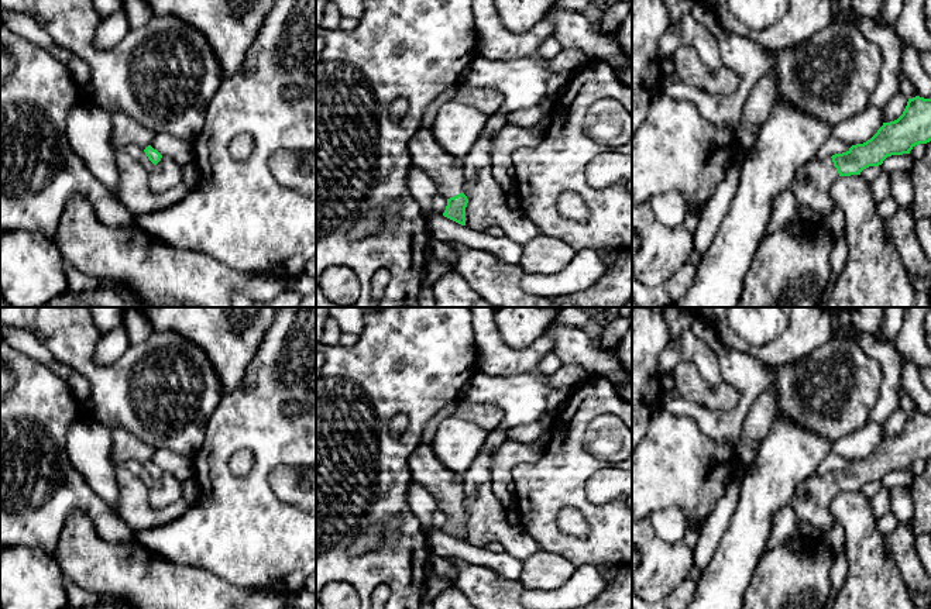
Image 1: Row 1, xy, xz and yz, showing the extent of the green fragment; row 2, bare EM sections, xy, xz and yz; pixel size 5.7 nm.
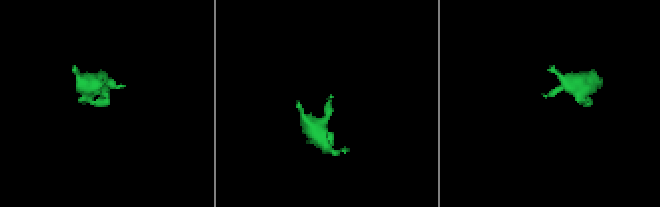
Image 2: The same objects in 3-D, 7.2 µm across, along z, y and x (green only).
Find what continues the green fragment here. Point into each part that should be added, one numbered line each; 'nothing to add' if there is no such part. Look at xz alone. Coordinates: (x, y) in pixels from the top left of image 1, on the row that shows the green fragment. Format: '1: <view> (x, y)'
1: xz (447, 172)

